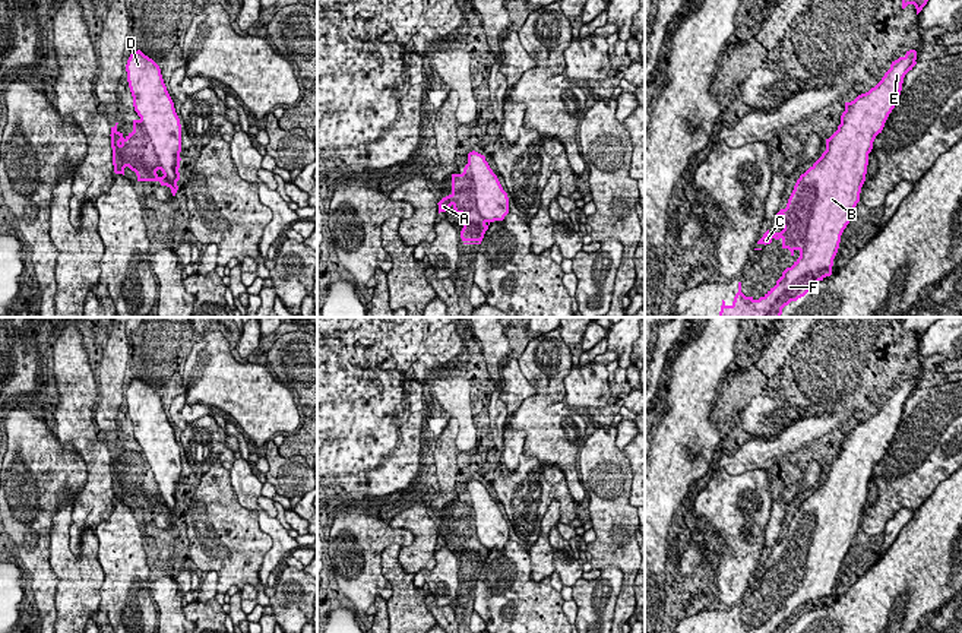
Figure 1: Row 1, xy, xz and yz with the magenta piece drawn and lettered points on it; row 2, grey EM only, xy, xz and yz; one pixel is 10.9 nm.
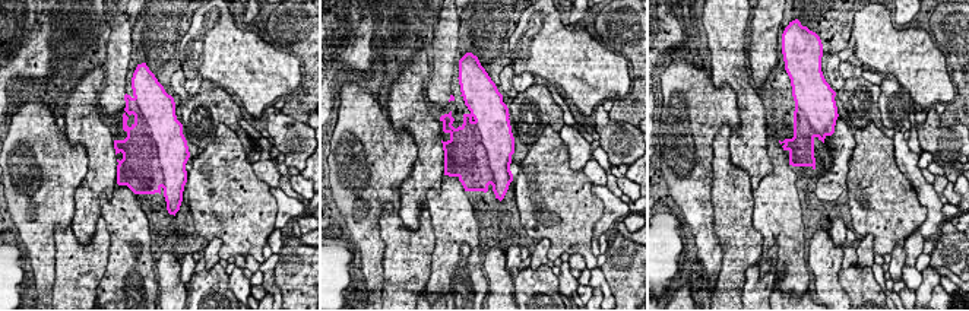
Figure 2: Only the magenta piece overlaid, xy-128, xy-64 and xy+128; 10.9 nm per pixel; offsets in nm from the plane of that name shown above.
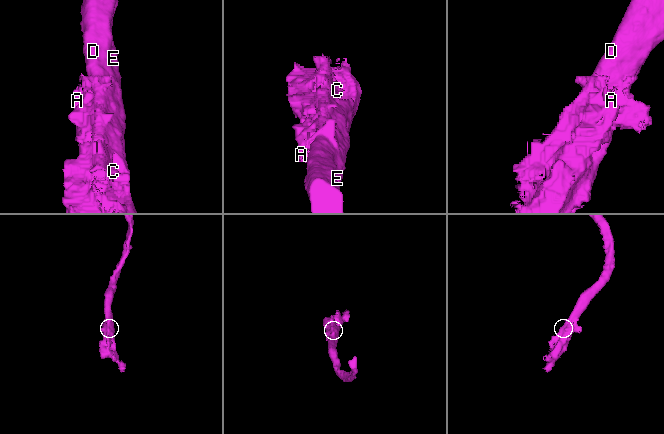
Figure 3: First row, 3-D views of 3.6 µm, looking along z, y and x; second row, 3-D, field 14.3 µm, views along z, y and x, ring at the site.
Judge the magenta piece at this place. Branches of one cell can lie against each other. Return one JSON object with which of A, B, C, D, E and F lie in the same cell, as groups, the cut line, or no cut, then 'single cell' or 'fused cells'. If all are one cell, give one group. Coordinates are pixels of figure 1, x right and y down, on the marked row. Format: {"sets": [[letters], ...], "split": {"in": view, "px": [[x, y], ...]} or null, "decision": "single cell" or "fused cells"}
{"sets": [["A", "B", "C", "D", "E", "F"]], "split": null, "decision": "single cell"}

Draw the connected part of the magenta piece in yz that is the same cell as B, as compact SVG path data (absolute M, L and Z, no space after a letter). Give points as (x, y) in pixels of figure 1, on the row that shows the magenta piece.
M906 51L904 57L892 61L890 69L874 88L866 94L858 95L854 101L845 102L845 111L841 115L841 124L838 126L838 130L829 139L826 139L826 151L804 174L800 175L788 199L787 208L776 213L782 216L784 230L772 235L768 230L757 241L757 244L766 246L770 244L773 238L781 238L782 249L788 249L791 256L794 256L794 251L798 250L800 257L791 268L787 268L782 272L782 276L776 281L776 285L759 300L746 297L741 292L741 282L738 282L738 292L735 294L732 304L727 306L722 300L719 317L781 317L782 308L785 306L804 297L813 285L817 285L819 281L823 281L826 276L832 275L833 259L839 249L841 235L849 224L851 218L855 215L854 209L860 202L860 193L866 181L868 153L873 149L873 142L876 136L882 133L889 114L895 108L902 91L904 77L917 64L915 60L917 51Z

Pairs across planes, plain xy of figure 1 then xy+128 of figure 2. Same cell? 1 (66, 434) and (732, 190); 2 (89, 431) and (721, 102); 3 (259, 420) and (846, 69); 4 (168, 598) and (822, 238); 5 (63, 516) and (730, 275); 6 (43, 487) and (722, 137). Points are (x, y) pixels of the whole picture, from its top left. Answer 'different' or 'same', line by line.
1: different
2: different
3: different
4: same
5: same
6: different

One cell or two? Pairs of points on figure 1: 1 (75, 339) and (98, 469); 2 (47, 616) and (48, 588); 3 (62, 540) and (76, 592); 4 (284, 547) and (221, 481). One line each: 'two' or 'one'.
1: one
2: one
3: one
4: two

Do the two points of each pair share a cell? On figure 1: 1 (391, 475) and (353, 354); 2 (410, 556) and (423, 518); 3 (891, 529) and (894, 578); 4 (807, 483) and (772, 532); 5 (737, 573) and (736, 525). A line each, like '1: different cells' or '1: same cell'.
1: same cell
2: same cell
3: different cells
4: same cell
5: same cell

